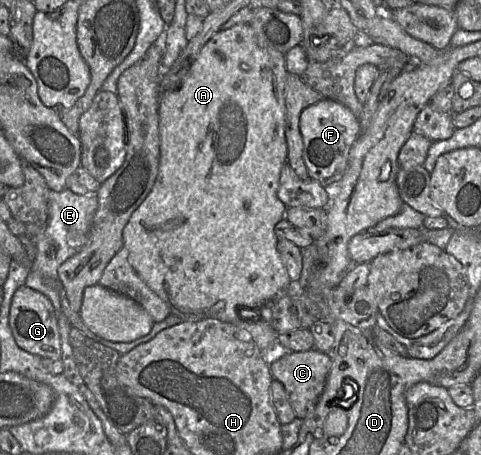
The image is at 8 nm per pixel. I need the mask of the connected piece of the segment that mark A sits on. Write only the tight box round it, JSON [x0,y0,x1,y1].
[123,24,291,356]

